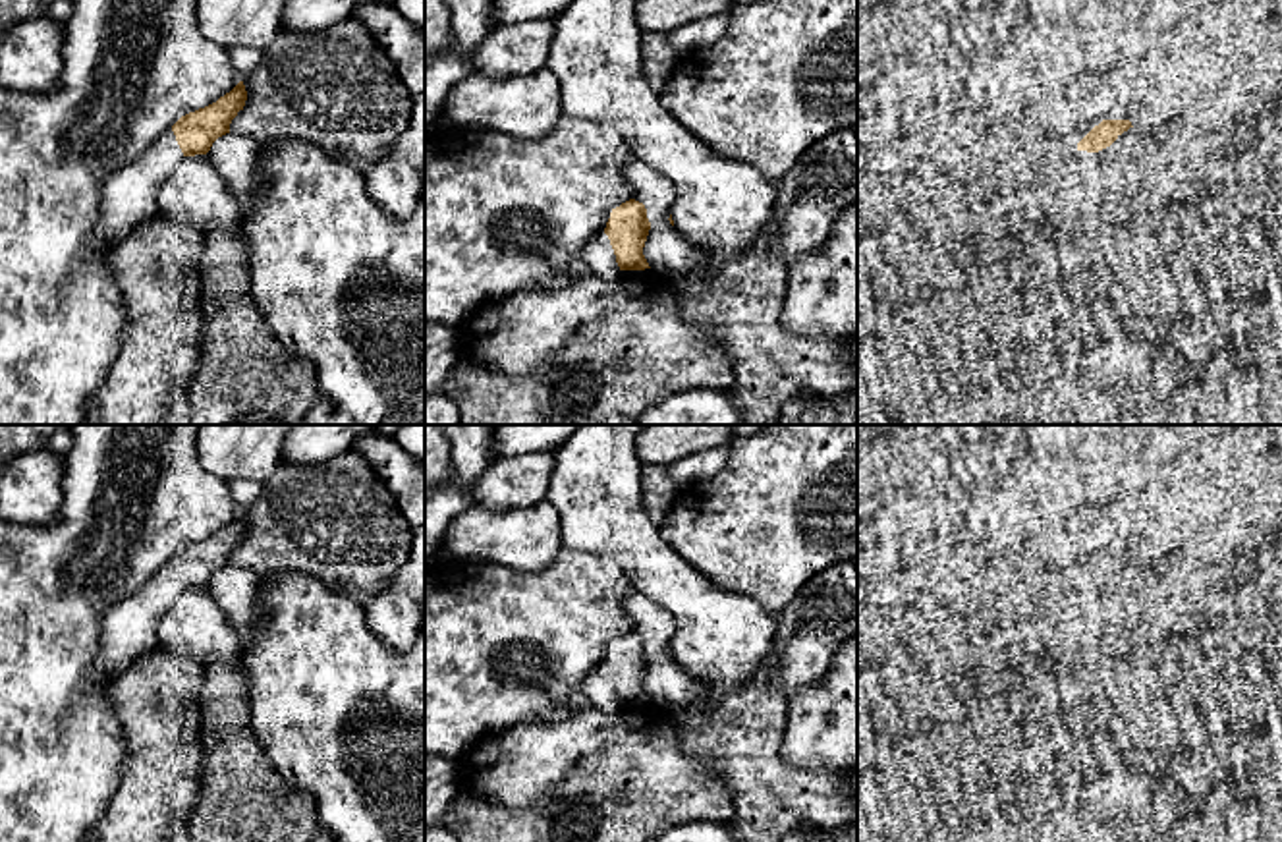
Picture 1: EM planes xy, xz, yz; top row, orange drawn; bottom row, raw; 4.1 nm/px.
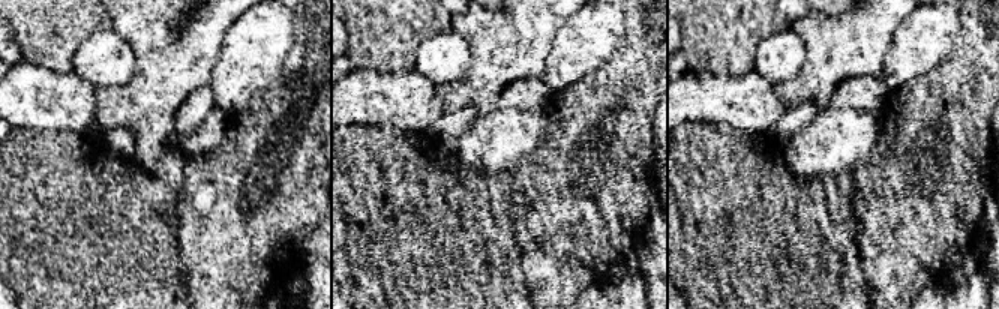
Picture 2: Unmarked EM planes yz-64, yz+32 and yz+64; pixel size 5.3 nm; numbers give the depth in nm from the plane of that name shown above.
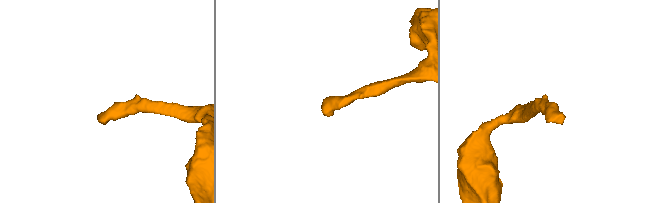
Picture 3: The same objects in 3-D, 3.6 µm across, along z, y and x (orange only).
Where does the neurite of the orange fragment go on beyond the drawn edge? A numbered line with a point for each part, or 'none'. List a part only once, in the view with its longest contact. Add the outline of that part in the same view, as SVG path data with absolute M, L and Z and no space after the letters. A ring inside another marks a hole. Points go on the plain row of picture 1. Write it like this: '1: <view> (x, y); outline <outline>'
1: yz (1128, 578); outline M1129 560L1128 564L1124 564L1122 568L1118 568L1118 572L1095 585L1099 597L1116 597L1116 595L1124 595L1124 593L1137 593L1141 591L1145 583L1145 574L1135 566L1133 560Z

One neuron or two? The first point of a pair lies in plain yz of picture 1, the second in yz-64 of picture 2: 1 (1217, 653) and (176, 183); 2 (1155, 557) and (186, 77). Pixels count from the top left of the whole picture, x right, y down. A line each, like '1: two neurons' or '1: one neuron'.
1: two neurons
2: two neurons

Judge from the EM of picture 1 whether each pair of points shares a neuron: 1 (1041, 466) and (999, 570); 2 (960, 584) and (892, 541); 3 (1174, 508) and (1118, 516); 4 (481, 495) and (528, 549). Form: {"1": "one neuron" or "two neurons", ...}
{"1": "one neuron", "2": "one neuron", "3": "two neurons", "4": "two neurons"}

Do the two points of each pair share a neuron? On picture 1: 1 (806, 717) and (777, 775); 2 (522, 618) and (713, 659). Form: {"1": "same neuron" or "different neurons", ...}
{"1": "different neurons", "2": "different neurons"}

